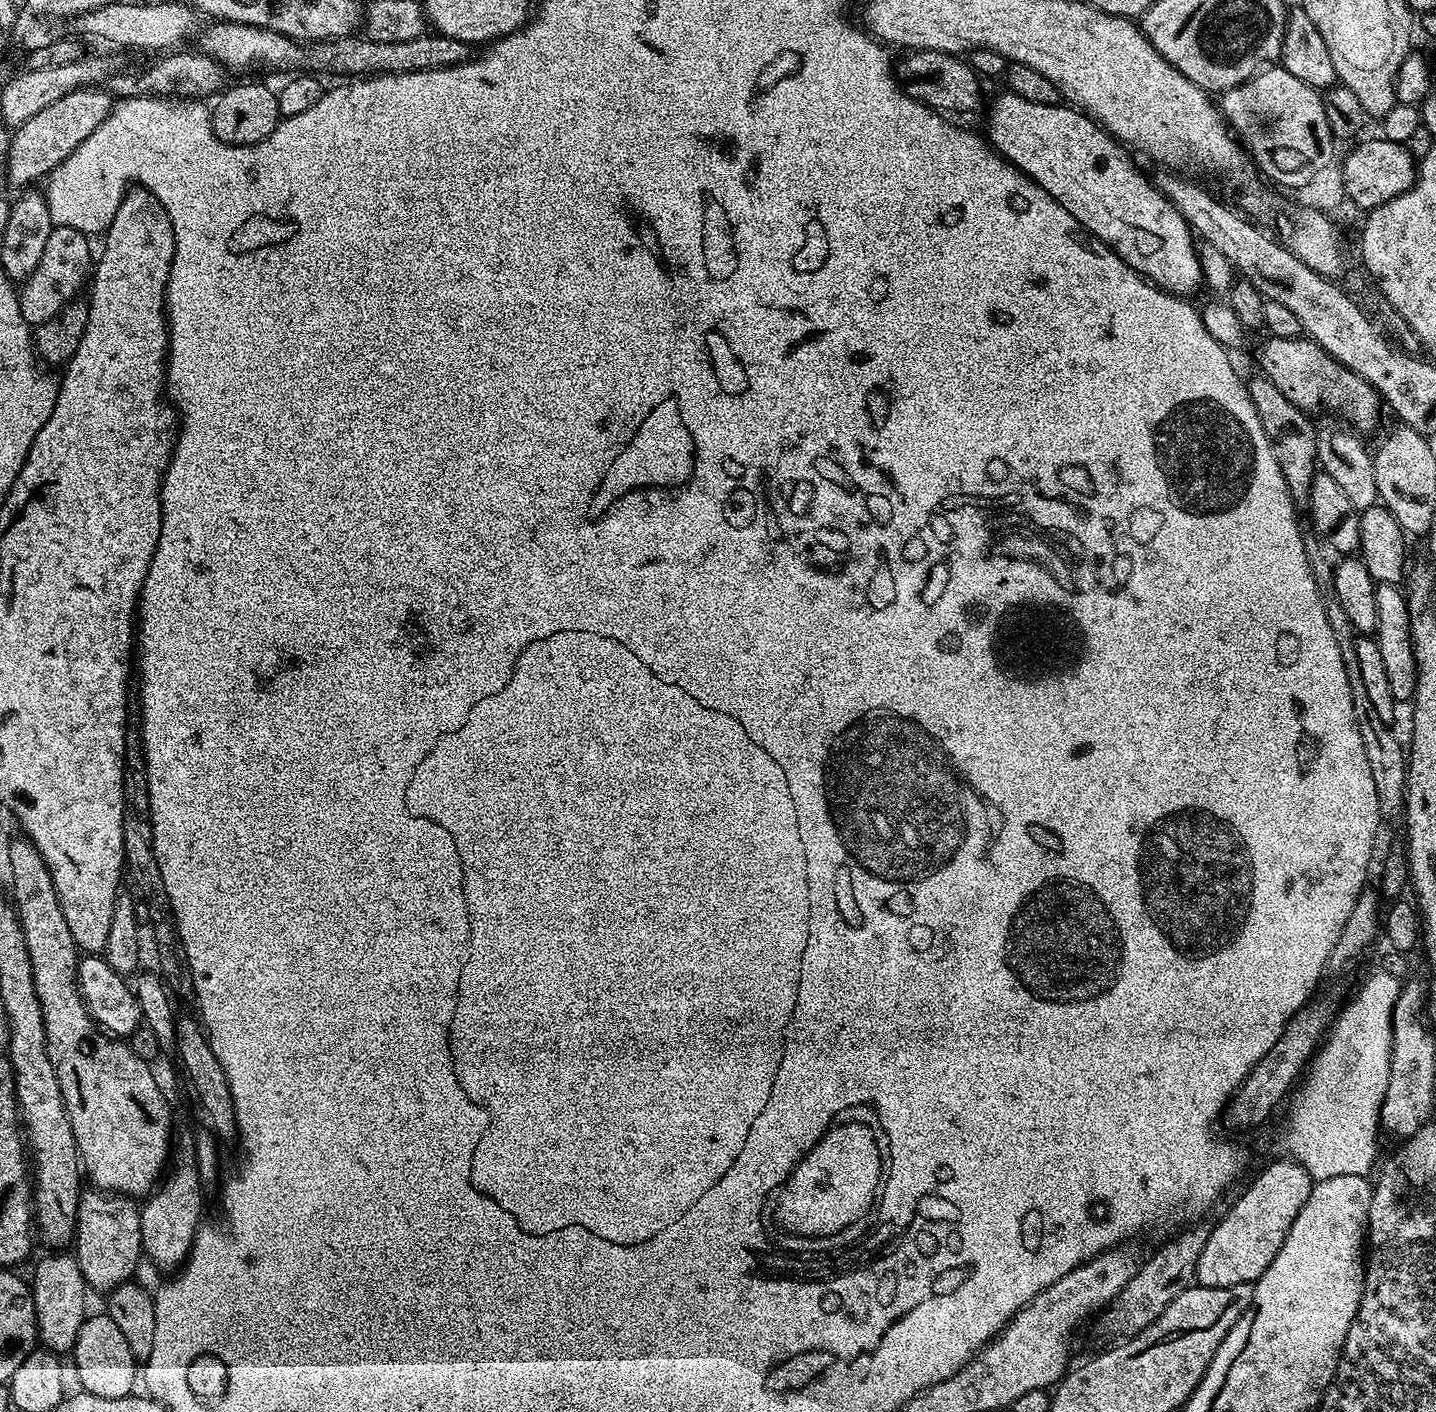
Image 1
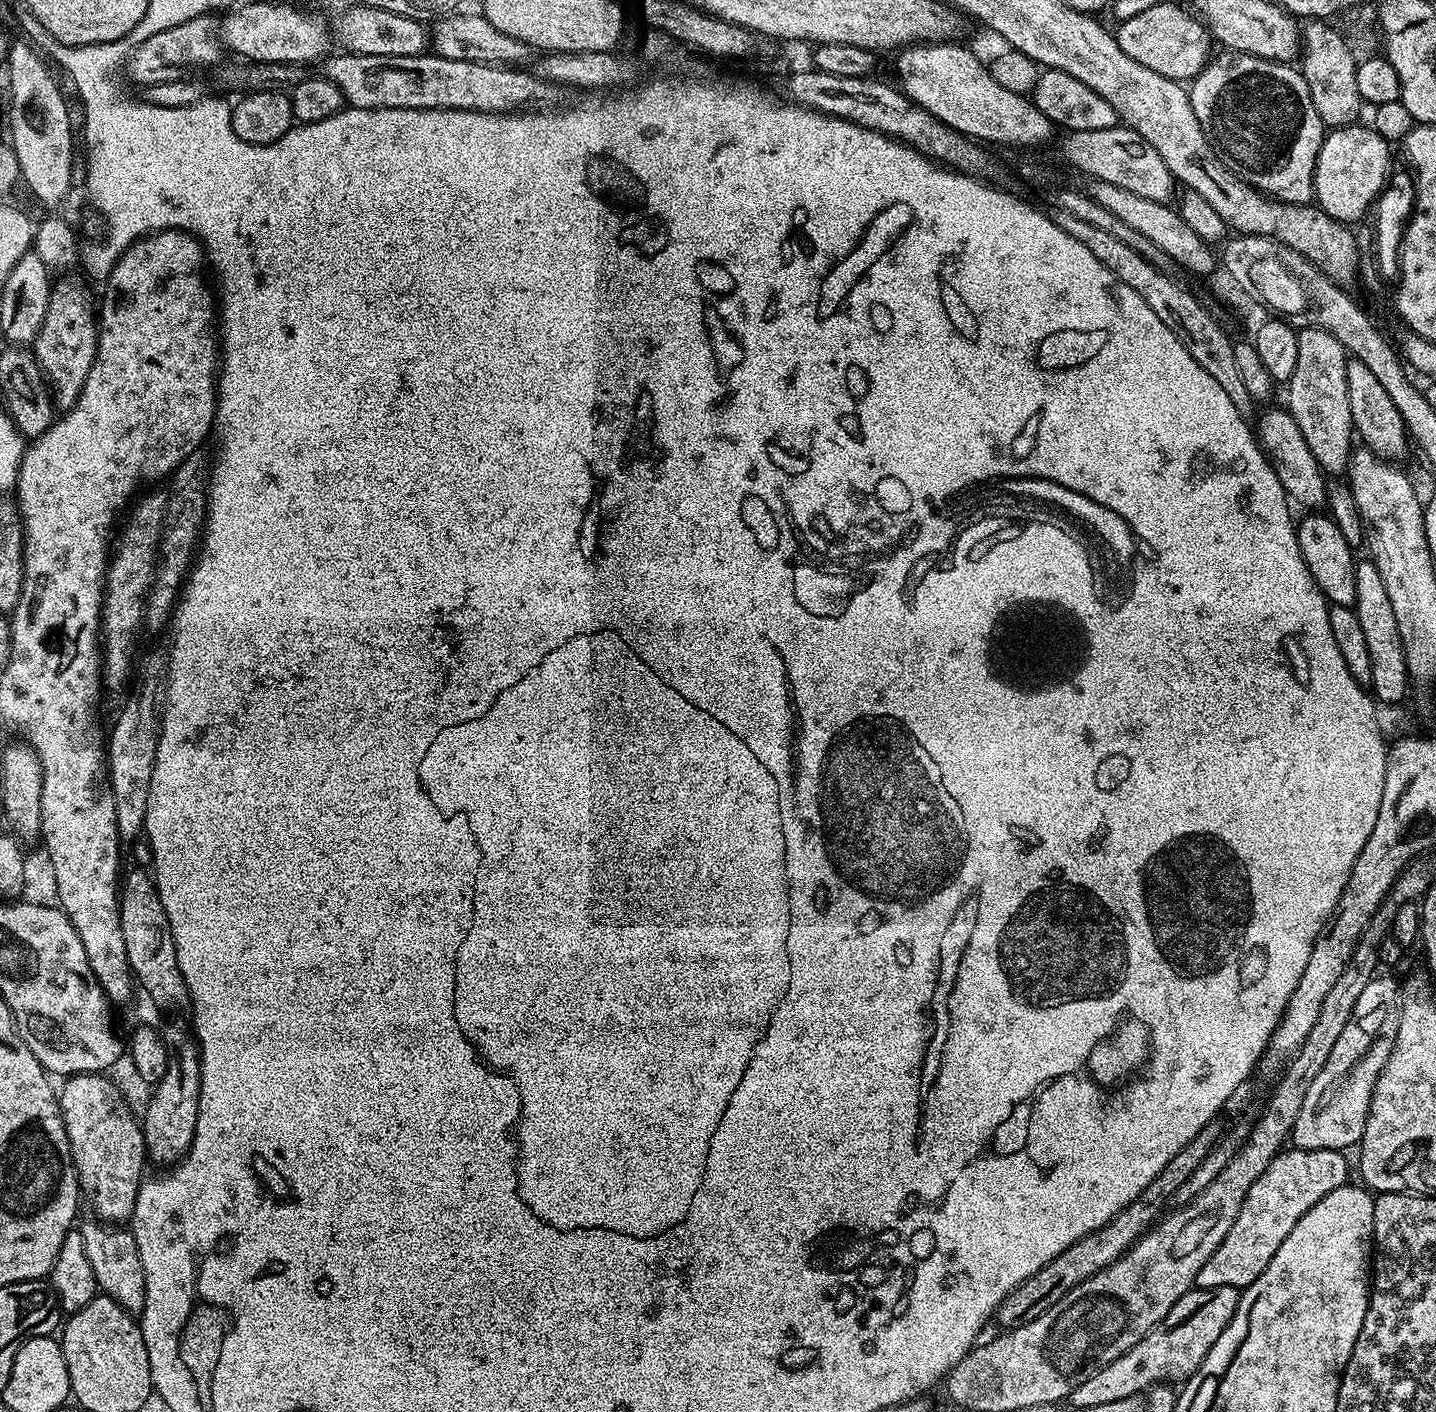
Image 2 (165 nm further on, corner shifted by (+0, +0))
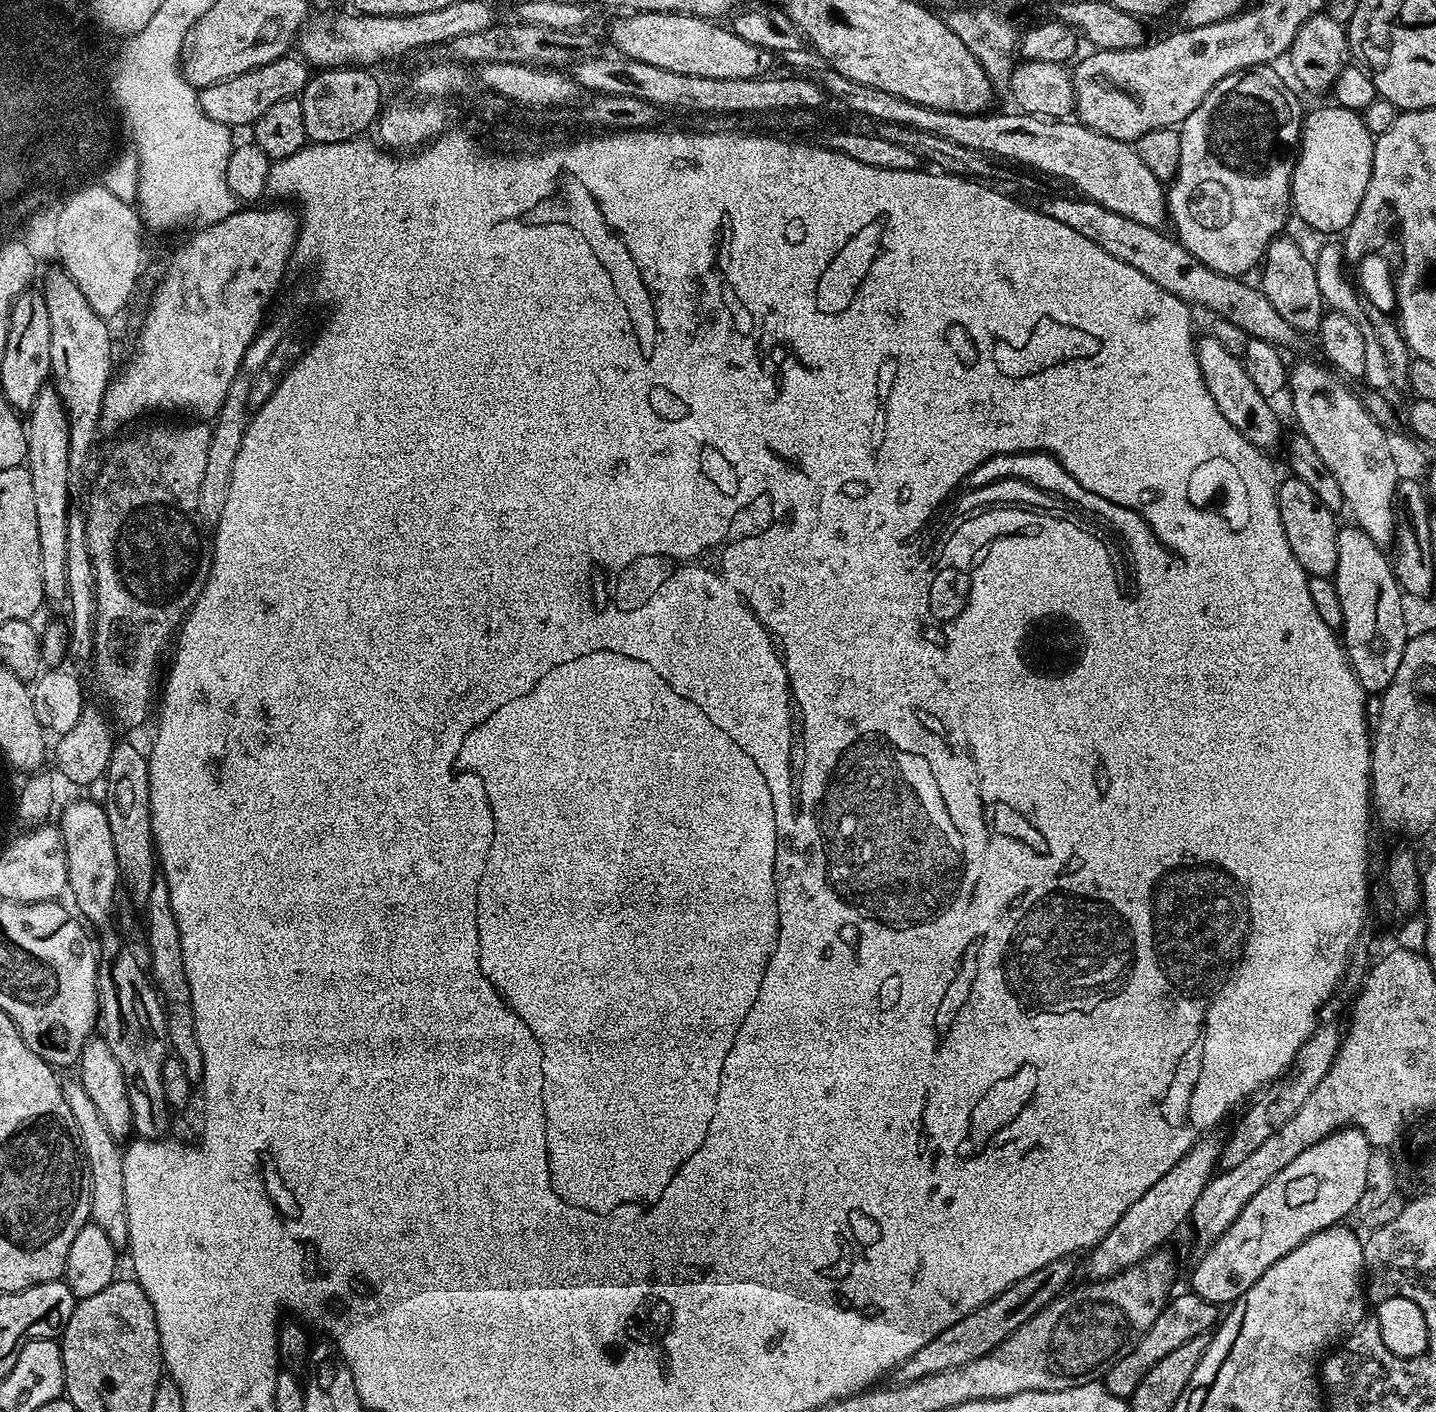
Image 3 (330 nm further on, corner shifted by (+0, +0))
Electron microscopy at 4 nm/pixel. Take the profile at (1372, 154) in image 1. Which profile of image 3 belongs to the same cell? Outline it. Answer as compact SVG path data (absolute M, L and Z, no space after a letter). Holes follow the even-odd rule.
M1339 106L1316 108L1305 115L1300 146L1292 171L1292 212L1314 230L1343 233L1354 222L1370 182L1374 137L1366 130L1361 113Z

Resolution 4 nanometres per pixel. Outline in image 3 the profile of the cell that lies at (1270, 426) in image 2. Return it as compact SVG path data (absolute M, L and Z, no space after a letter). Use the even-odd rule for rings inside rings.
M1211 334L1195 341L1198 366L1202 370L1202 378L1206 382L1206 390L1210 390L1210 398L1214 398L1218 410L1222 410L1222 418L1234 426L1234 430L1243 432L1244 436L1255 448L1269 450L1280 440L1280 420L1272 409L1273 401L1269 397L1258 394L1254 382L1250 382L1250 374L1246 374L1241 357L1230 354L1222 343Z

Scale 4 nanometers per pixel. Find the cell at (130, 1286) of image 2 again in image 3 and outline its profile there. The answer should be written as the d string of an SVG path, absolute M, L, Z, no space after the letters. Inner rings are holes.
M79 1078L65 1079L60 1085L62 1098L66 1098L66 1106L70 1106L70 1114L74 1114L74 1126L78 1137L78 1147L86 1165L86 1182L90 1186L91 1223L97 1224L110 1238L117 1250L128 1247L128 1223L124 1213L124 1179L122 1178L122 1148L117 1137L106 1130L106 1122L102 1122L102 1114L98 1114L90 1094L86 1094L86 1086L82 1086Z

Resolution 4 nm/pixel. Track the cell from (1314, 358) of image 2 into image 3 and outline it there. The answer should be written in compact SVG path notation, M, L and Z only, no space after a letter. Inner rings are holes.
M1279 236L1273 239L1267 248L1262 261L1263 268L1258 286L1261 292L1266 294L1266 298L1270 299L1274 310L1277 310L1278 314L1298 331L1305 334L1317 333L1326 305L1318 290L1314 263L1307 260L1289 237Z

